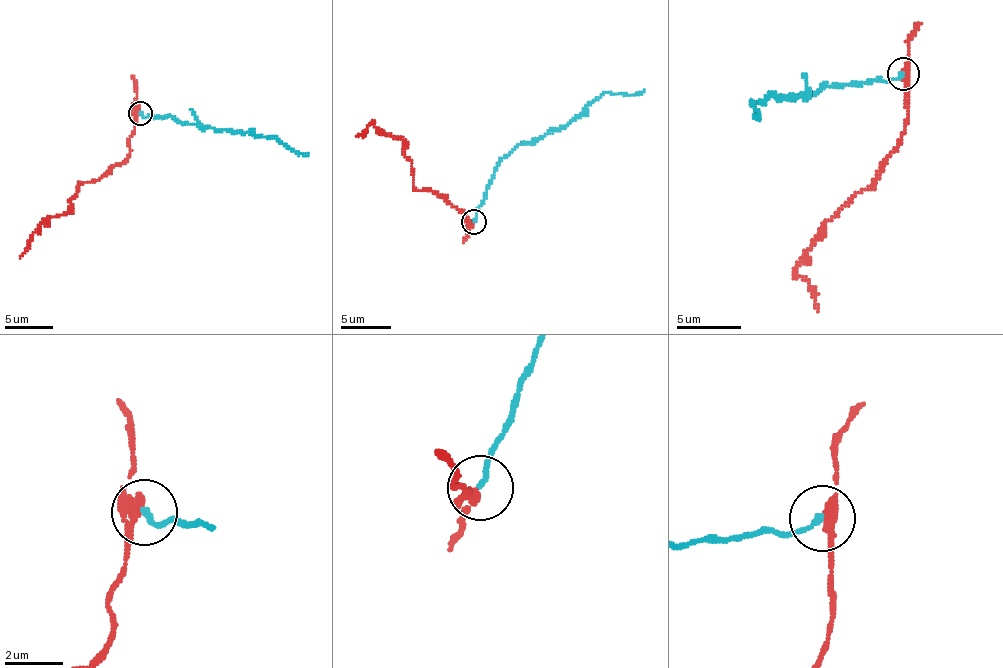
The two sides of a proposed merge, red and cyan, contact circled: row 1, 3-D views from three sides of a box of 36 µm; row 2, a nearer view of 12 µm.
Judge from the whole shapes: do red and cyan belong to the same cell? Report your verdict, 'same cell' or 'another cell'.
another cell

